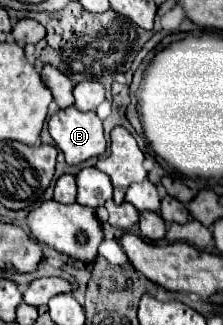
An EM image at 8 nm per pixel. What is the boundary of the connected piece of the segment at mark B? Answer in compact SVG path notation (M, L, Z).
M75 106L51 116L49 134L57 148L63 150L67 164L81 164L91 156L105 154L107 148L99 116L95 112L81 112Z

